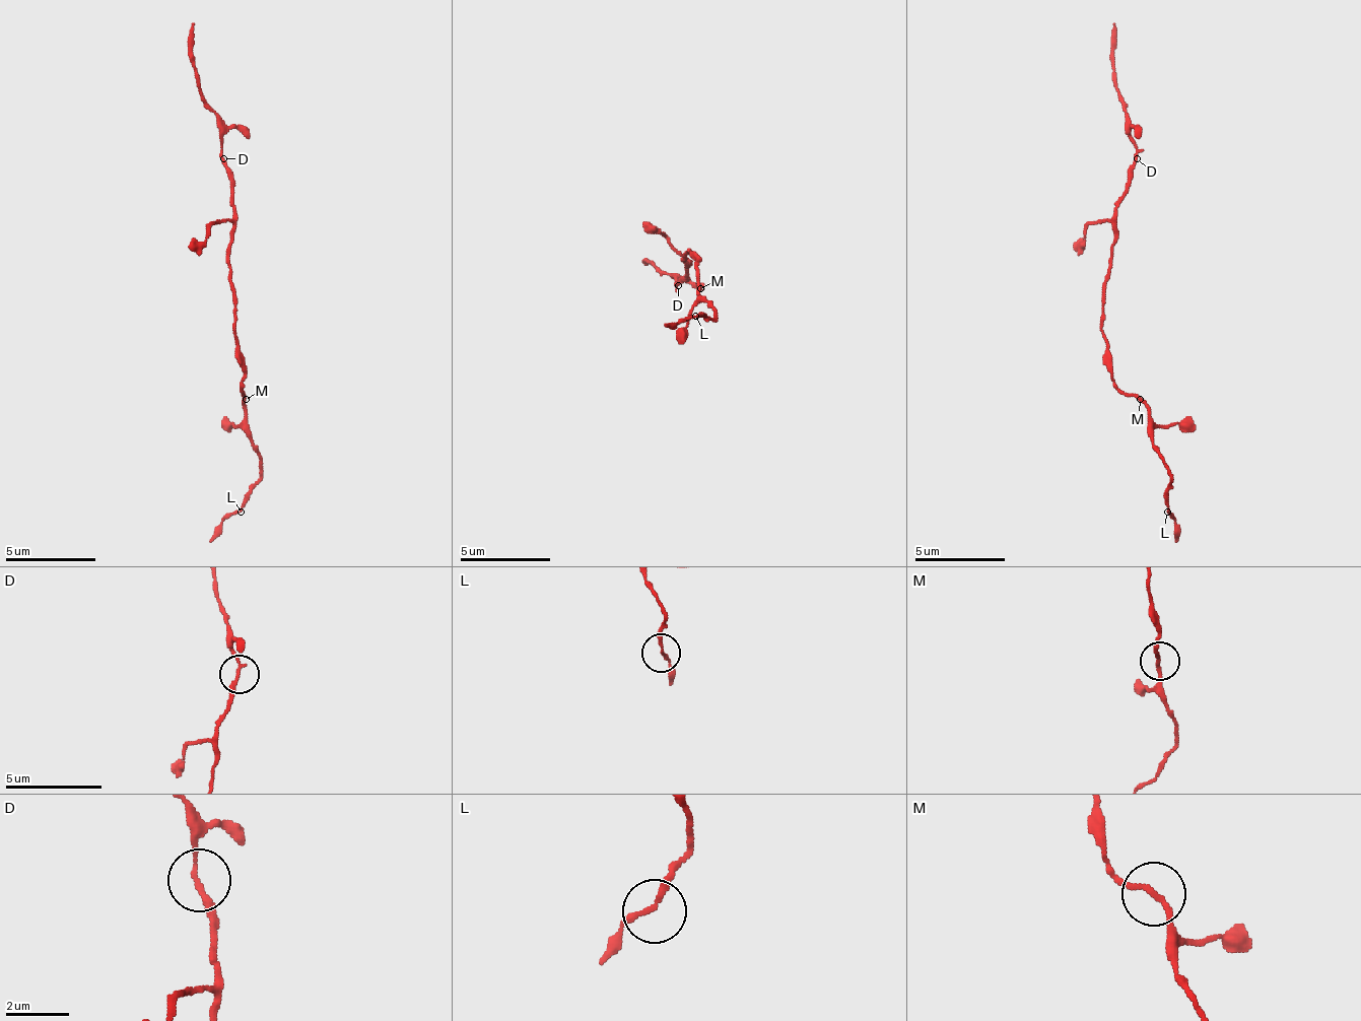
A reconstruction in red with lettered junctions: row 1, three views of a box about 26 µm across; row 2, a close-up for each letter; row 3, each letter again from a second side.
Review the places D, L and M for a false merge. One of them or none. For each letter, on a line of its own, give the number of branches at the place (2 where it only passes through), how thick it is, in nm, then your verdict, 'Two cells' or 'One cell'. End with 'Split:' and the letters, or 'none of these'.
D: Branches: 2. Thickness 170 nm. One cell
L: Branches: 2. Thickness 170 nm. One cell
M: Branches: 2. Thickness 170 nm. One cell
Split: none of these

